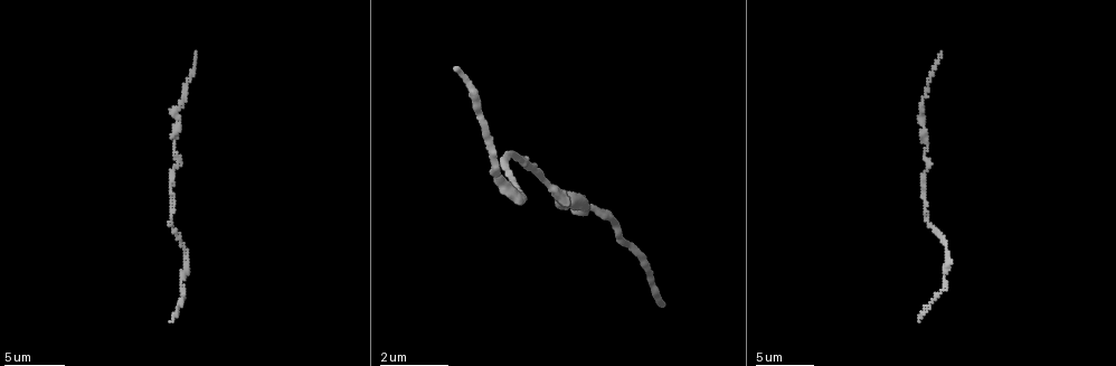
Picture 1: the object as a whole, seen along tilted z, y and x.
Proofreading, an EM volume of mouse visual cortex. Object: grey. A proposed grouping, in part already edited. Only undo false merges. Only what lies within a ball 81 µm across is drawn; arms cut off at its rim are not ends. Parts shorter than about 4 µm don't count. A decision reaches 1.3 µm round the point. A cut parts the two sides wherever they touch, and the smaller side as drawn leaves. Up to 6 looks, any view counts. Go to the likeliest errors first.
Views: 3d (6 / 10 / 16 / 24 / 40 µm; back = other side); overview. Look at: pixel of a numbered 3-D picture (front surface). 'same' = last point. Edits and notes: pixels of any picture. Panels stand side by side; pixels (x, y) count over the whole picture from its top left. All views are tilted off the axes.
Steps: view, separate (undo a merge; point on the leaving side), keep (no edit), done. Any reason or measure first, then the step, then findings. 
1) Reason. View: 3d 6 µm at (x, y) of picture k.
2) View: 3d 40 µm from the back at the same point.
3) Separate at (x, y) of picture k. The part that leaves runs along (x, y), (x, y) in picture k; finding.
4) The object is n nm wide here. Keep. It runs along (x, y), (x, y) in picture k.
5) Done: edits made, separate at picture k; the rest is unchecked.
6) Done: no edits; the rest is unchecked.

Calibre changes. View: 3d 16 µm at (923, 106) of picture 1.

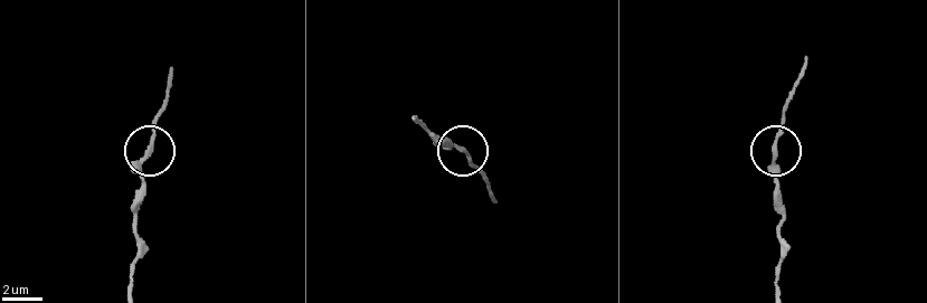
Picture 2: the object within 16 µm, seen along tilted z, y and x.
Keep. It runs along (130, 287), (140, 244), (134, 228), (140, 170), (161, 109) in picture 2; one cell here.

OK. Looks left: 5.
Thick turns thin. View: 3d 6 µm at (946, 252) of picture 1.

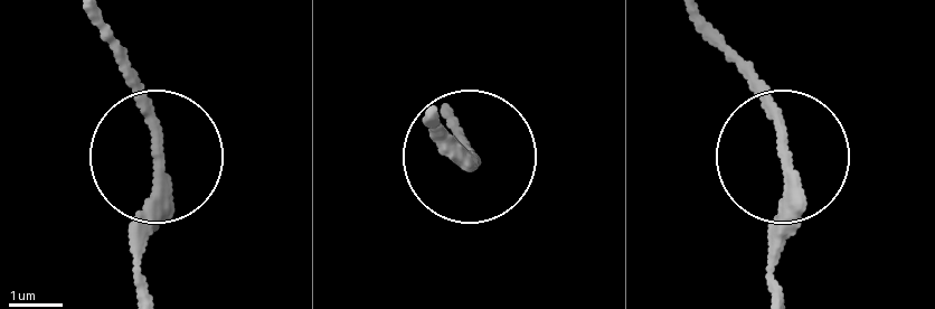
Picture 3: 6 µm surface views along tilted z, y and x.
The object is 180 nm wide here. Keep. Continuous, no second cell.

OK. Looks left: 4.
View: 3d 10 µm at (169, 189) of picture 1.

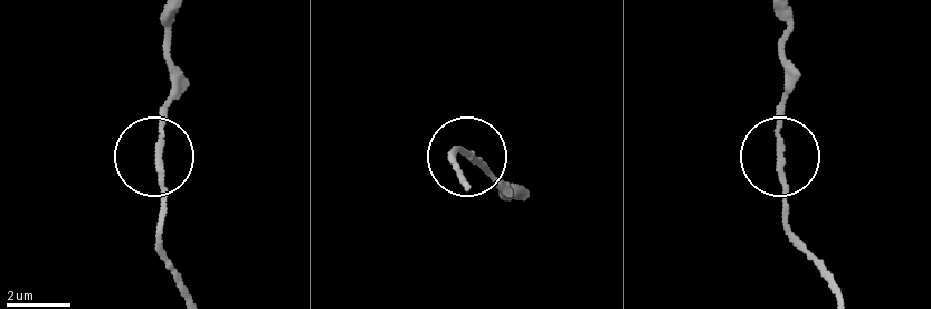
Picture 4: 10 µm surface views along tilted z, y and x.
Closer look. View: 3d 6 µm at (158, 153) of picture 4.

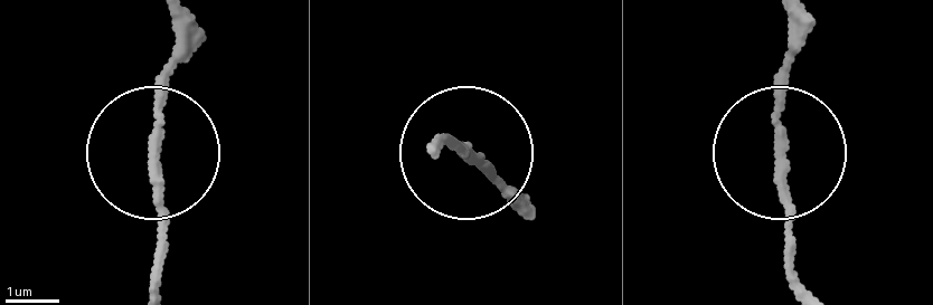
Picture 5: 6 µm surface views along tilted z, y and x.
The object is 180 nm wide here. Keep. It runs along (781, 152), (773, 87), (794, 16) in picture 5; one cell here.

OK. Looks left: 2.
Done: no edits; the rest is unchecked.

